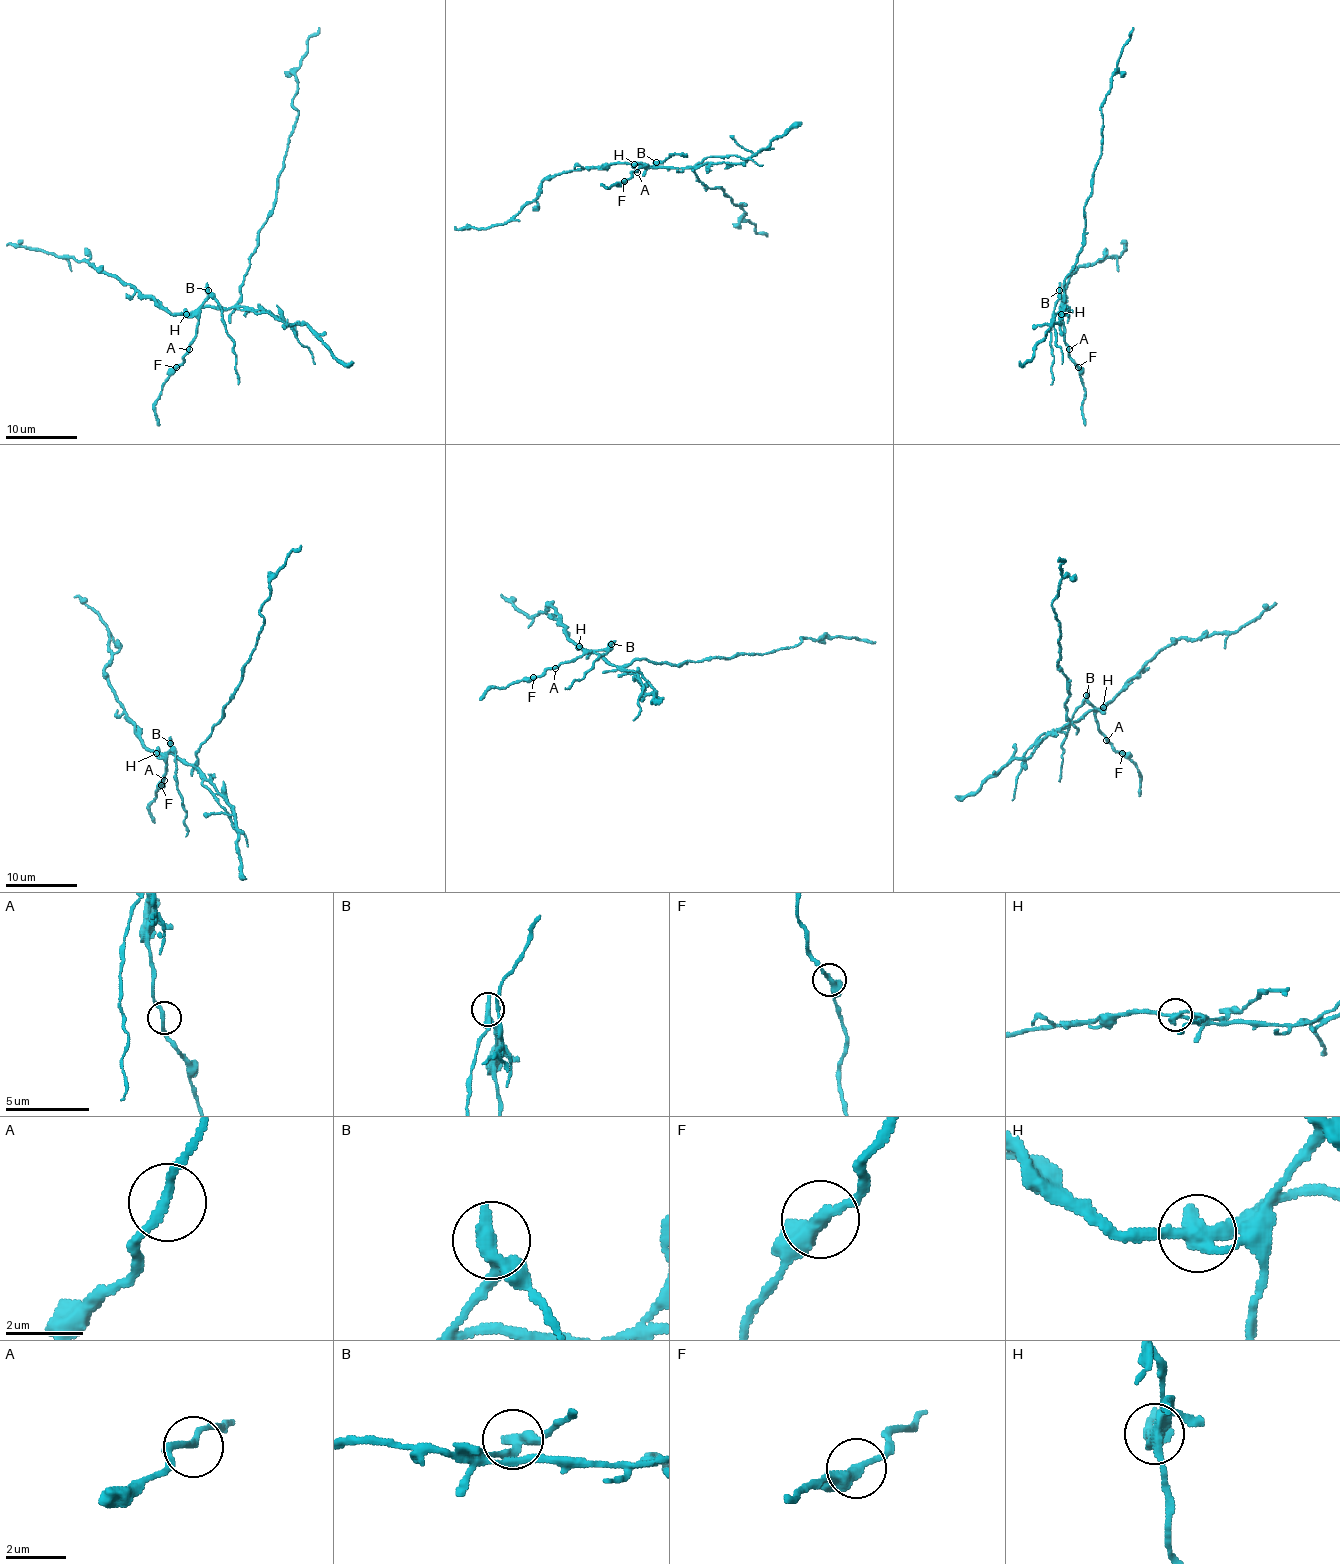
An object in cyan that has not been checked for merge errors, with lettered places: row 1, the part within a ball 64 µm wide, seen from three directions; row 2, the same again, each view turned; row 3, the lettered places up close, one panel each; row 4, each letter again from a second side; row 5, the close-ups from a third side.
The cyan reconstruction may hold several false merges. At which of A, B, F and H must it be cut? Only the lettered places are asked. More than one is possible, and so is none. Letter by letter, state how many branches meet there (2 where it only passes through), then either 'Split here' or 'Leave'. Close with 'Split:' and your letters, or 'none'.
A: Branches: 2. Leave
B: Branches: 2. Split here
F: Branches: 2. Leave
H: Branches: 2. Split here
Split: B, H

